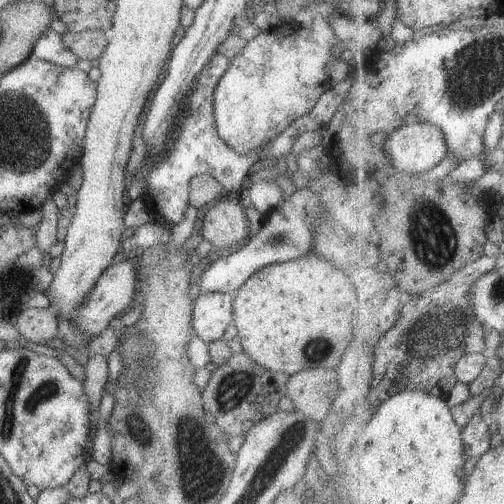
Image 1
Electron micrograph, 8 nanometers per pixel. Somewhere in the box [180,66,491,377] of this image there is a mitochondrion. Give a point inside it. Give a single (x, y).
(447, 328)

